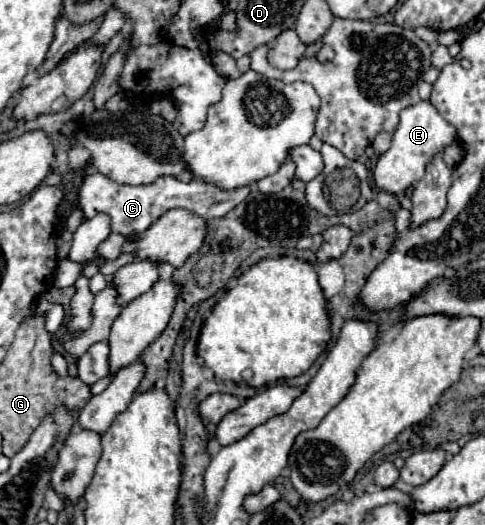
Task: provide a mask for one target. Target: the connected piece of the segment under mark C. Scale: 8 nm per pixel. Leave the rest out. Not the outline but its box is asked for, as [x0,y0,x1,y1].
[76,174,248,236]

